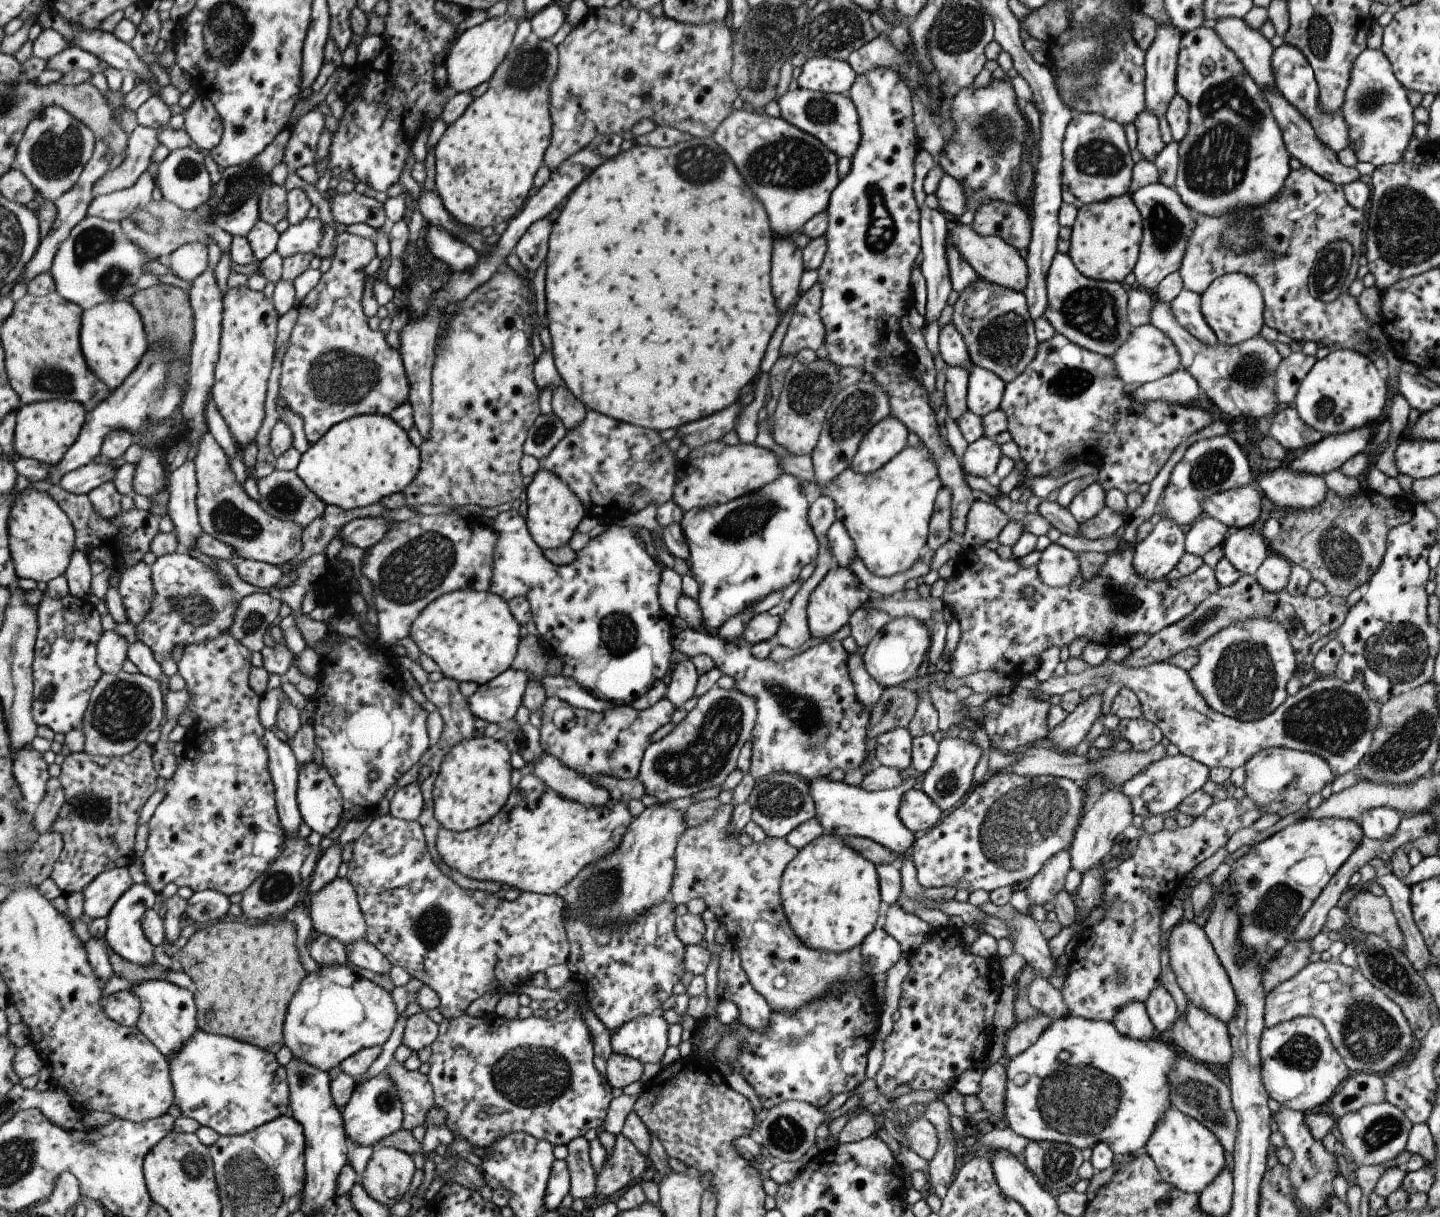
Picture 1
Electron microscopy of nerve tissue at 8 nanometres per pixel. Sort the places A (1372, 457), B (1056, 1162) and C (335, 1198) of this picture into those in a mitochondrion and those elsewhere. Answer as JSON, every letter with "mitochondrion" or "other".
{"A":"other","B":"mitochondrion","C":"other"}

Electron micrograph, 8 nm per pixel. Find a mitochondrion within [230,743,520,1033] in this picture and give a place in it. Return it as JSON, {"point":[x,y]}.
{"point":[433,925]}

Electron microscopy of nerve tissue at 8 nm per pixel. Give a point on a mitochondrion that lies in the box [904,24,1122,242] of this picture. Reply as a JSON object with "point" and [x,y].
{"point":[991,129]}

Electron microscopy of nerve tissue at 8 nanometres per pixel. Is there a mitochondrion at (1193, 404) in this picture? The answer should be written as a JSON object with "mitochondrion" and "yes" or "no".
{"mitochondrion":"no"}

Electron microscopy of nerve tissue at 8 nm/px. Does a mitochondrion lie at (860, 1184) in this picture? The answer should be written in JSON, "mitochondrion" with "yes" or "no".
{"mitochondrion":"no"}

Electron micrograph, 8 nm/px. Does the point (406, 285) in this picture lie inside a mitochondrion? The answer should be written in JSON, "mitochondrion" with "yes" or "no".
{"mitochondrion":"no"}

